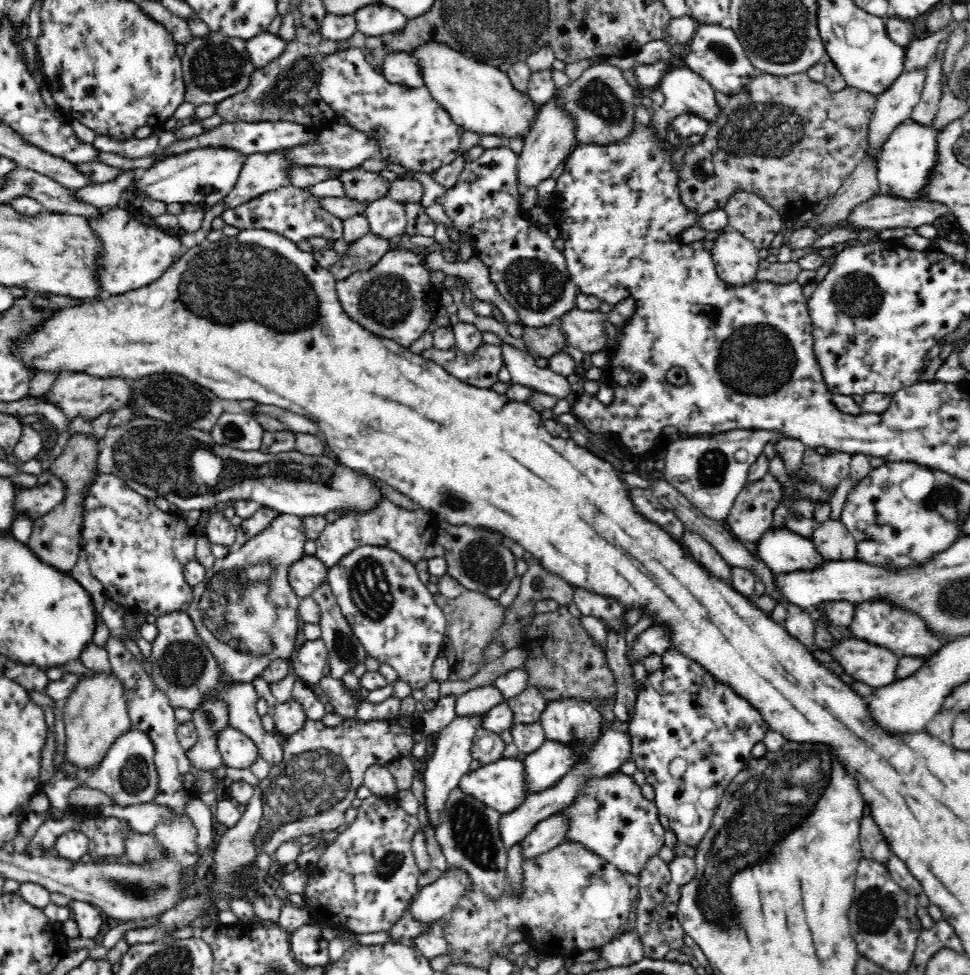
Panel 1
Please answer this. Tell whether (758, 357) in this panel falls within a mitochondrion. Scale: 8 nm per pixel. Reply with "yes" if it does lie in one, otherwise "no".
yes

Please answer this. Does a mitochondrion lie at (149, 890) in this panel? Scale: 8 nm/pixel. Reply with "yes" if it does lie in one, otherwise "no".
yes

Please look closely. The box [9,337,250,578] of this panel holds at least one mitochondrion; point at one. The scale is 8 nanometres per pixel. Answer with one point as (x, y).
(177, 400)

